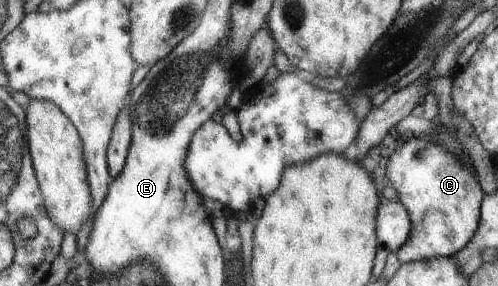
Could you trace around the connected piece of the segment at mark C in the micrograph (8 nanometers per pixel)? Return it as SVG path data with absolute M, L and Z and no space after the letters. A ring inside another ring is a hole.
M415 134L405 135L399 148L391 153L386 164L385 176L388 185L397 193L396 200L399 200L407 210L411 222L407 240L395 251L400 264L445 256L452 257L473 238L475 228L478 228L477 224L481 222L479 218L481 188L475 182L477 176L473 178L468 168L467 170L465 168L467 167L457 162L457 158L447 154L447 150L439 142L431 143L427 138L415 138Z

